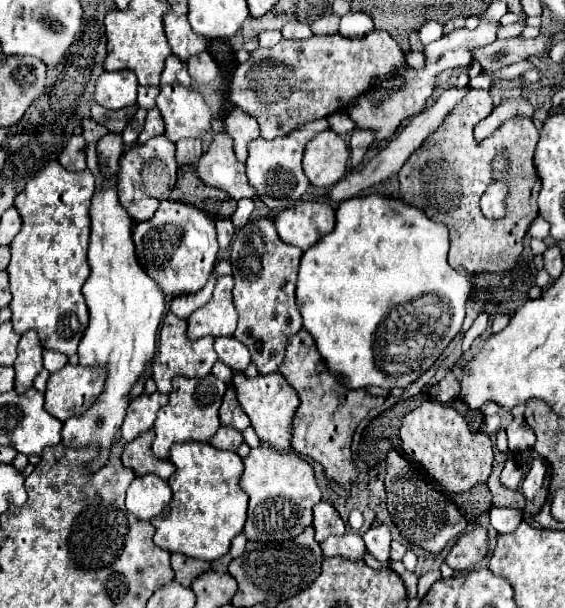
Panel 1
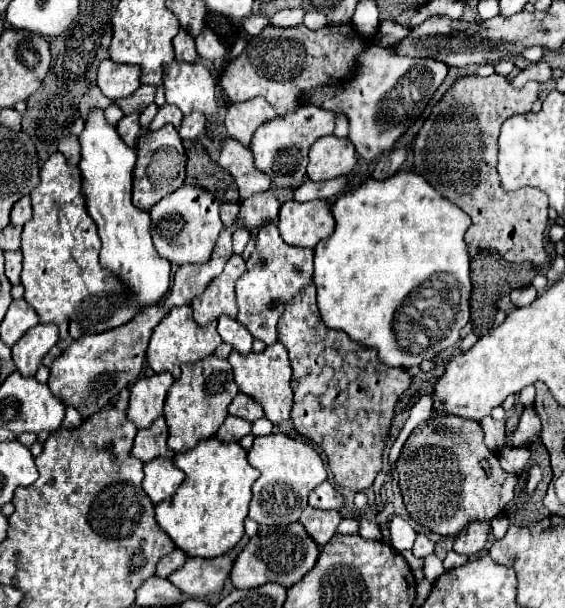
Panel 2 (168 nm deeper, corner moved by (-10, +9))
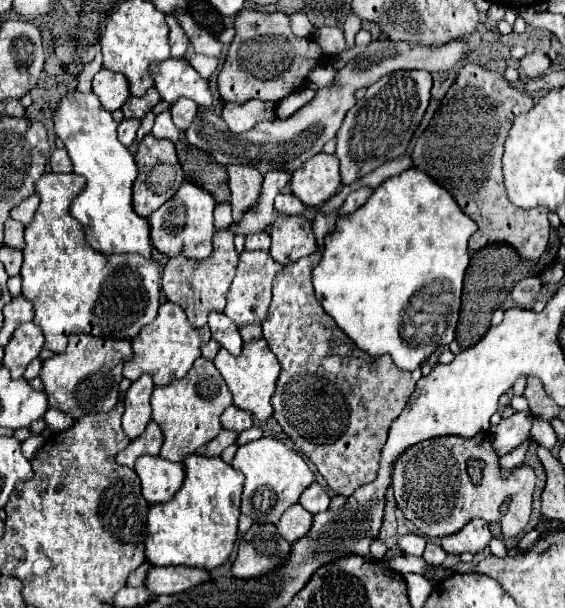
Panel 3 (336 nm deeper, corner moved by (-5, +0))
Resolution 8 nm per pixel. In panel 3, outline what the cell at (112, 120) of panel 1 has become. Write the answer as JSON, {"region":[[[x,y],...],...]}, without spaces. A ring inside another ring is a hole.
{"region":[[[150,88],[150,90],[148,90],[144,96],[140,96],[140,98],[130,96],[130,98],[126,100],[126,104],[122,106],[124,118],[144,118],[144,114],[150,112],[152,106],[158,104],[158,100],[160,100],[160,96],[158,96],[156,88]]]}

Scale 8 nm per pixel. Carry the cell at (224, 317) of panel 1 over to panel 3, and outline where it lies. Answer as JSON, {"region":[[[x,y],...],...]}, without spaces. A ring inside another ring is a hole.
{"region":[[[216,230],[214,234],[214,252],[206,260],[186,260],[184,256],[170,258],[162,272],[162,290],[166,300],[182,306],[188,316],[188,322],[194,328],[202,328],[208,322],[210,312],[224,312],[226,292],[236,276],[238,254],[234,250],[234,236],[228,230]]]}

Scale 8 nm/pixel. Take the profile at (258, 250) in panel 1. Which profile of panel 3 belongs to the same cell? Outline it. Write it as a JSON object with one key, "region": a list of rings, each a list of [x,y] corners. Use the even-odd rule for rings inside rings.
{"region":[[[254,250],[254,252],[242,252],[240,262],[236,268],[236,278],[228,290],[228,304],[224,314],[232,318],[238,326],[246,326],[252,322],[262,324],[266,318],[266,312],[270,310],[270,300],[272,300],[272,282],[274,276],[282,272],[282,266],[264,250]]]}

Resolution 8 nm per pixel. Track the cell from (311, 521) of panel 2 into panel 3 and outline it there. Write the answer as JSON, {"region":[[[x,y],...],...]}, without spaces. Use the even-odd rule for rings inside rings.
{"region":[[[294,504],[294,508],[288,508],[288,512],[284,512],[280,516],[276,528],[290,544],[294,544],[302,536],[306,536],[306,532],[310,532],[310,528],[312,528],[312,514],[306,512],[306,508],[302,508],[300,504]]]}

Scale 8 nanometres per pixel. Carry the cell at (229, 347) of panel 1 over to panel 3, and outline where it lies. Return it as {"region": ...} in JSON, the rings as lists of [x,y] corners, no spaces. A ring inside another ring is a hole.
{"region":[[[212,312],[210,314],[210,320],[208,320],[208,326],[210,326],[210,332],[212,332],[212,338],[222,346],[226,348],[230,354],[240,354],[242,352],[242,336],[238,332],[238,326],[224,314],[216,314]]]}

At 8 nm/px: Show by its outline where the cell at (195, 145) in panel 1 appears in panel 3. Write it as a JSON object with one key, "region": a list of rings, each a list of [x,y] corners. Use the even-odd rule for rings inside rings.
{"region":[[[178,100],[172,108],[170,108],[170,112],[172,112],[172,120],[174,120],[174,124],[176,124],[176,128],[184,134],[184,130],[186,128],[190,128],[190,124],[192,124],[192,120],[194,120],[194,116],[196,116],[196,110],[198,110],[198,106],[194,104],[194,100]]]}

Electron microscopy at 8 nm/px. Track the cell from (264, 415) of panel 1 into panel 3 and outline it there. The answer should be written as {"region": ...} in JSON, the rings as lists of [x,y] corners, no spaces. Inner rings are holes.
{"region":[[[264,338],[244,344],[244,350],[240,356],[232,356],[228,350],[220,350],[218,356],[214,358],[216,368],[220,370],[222,378],[228,384],[228,390],[234,396],[234,404],[242,410],[252,412],[262,424],[268,422],[268,418],[272,418],[274,408],[272,408],[272,396],[274,396],[274,388],[280,376],[280,364],[276,360],[276,356],[270,352],[268,344]]]}

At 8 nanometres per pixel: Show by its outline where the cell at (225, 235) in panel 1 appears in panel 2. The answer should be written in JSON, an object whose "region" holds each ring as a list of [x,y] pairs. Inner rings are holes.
{"region":[[[223,203],[221,205],[221,221],[223,221],[223,225],[233,223],[237,213],[239,213],[239,203]]]}

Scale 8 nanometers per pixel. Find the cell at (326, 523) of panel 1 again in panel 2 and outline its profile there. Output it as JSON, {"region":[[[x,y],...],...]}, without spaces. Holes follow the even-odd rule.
{"region":[[[323,481],[319,487],[311,491],[309,505],[319,509],[341,509],[345,503],[343,503],[343,495],[333,485],[329,481]]]}

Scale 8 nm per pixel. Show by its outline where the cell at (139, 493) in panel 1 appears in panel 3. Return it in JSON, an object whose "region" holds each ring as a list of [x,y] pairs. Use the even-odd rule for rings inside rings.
{"region":[[[140,456],[134,466],[142,482],[142,494],[148,504],[168,502],[184,480],[184,466],[180,462],[168,462],[160,456]]]}

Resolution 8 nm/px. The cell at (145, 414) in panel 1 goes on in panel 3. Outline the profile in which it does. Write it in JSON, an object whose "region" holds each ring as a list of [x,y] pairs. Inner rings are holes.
{"region":[[[146,374],[140,376],[136,382],[132,382],[132,386],[126,392],[124,398],[126,412],[122,416],[122,428],[132,440],[144,432],[146,424],[152,418],[152,408],[150,408],[152,392],[154,392],[154,382]]]}

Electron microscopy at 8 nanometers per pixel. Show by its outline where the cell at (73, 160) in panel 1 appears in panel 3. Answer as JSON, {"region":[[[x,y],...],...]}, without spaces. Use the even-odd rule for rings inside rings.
{"region":[[[56,148],[50,156],[50,166],[52,166],[52,172],[72,172],[72,160],[66,152],[66,148]]]}

